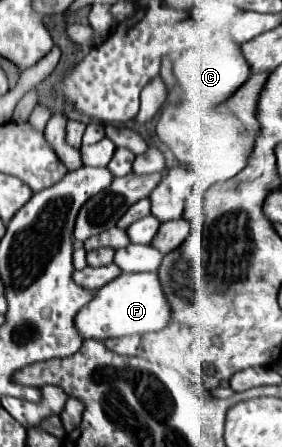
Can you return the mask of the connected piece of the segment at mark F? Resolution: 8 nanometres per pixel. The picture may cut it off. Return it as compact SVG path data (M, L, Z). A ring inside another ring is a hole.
M120 273L114 281L100 287L90 303L74 317L74 327L84 339L110 339L160 331L170 321L170 305L162 293L156 273Z

